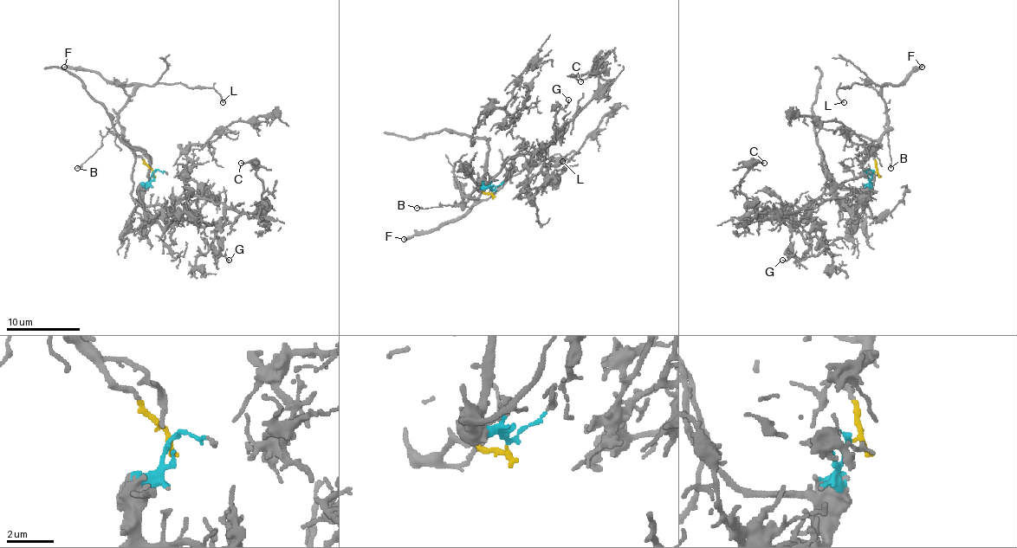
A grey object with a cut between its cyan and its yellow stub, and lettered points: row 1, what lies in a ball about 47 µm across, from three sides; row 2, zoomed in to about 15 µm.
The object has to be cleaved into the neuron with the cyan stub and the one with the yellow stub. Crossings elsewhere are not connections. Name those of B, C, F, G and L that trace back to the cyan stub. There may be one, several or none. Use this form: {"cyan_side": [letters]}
{"cyan_side": ["C", "G"]}

